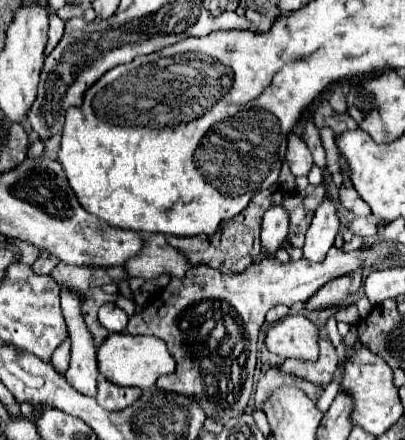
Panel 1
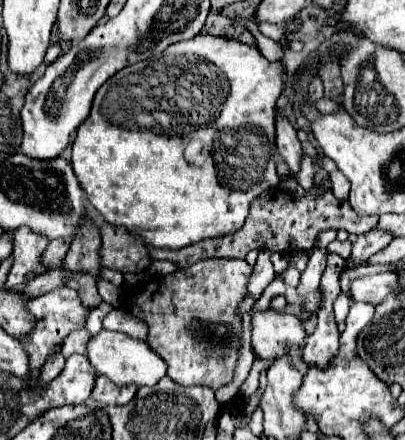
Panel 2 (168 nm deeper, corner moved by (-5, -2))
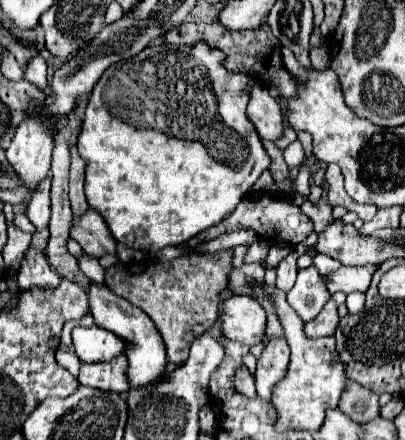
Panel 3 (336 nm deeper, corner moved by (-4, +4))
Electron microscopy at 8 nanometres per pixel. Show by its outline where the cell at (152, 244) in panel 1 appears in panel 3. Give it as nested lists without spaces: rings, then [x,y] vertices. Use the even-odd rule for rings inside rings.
[[[87,208],[87,212],[71,222],[69,236],[79,242],[85,254],[101,258],[103,254],[115,254],[115,240],[105,224],[105,220],[95,212],[93,208]]]

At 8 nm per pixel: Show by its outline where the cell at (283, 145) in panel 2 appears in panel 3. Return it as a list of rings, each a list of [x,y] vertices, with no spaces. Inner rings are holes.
[[[253,82],[249,86],[247,118],[263,140],[277,140],[283,132],[283,112],[265,84]]]

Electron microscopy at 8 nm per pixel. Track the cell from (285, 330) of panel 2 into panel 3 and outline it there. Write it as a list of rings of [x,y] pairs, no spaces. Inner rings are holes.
[[[233,294],[219,306],[221,332],[227,340],[237,340],[247,346],[259,344],[265,334],[265,310],[247,294]]]

